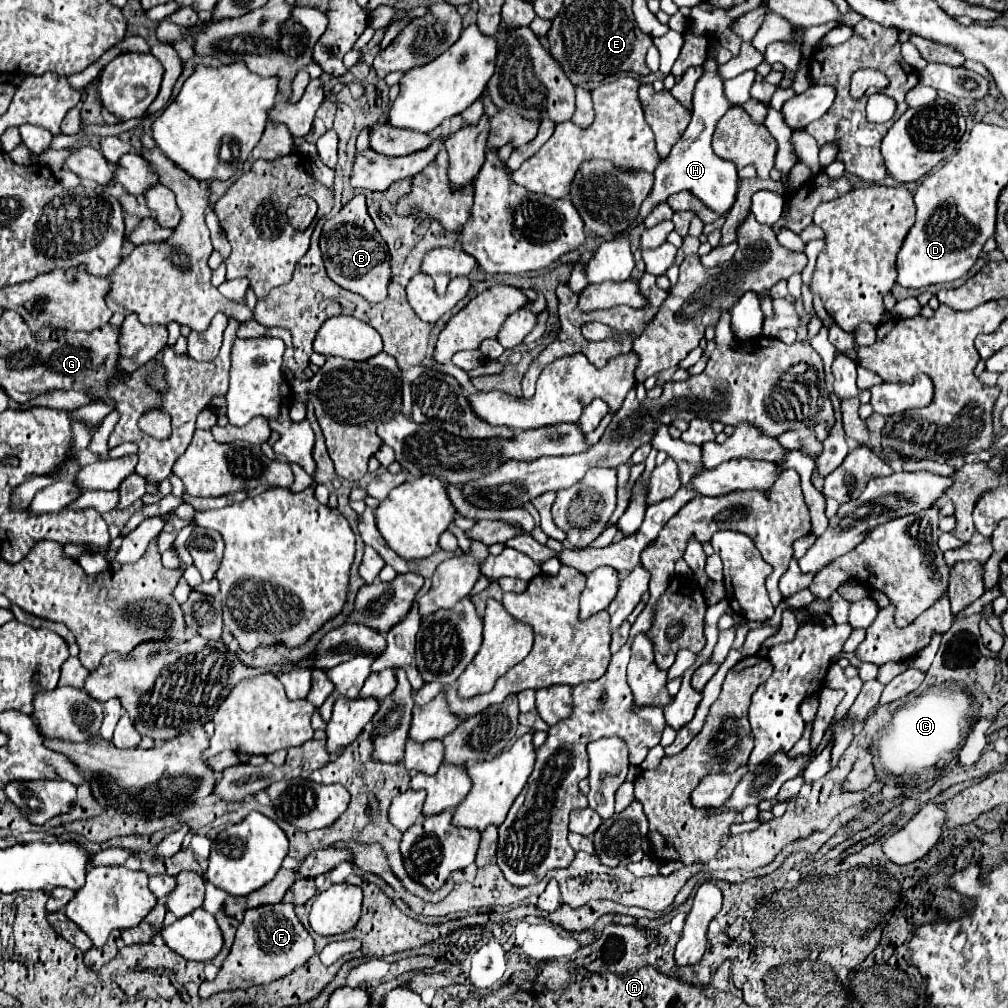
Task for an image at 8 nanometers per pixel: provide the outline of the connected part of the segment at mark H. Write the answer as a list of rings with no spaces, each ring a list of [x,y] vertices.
[[[712,39],[712,45],[708,47],[708,57],[702,65],[704,73],[696,83],[694,89],[694,99],[692,99],[692,121],[688,125],[688,129],[684,131],[684,135],[680,137],[680,141],[672,147],[672,153],[668,155],[668,159],[664,159],[658,167],[656,167],[656,183],[652,187],[652,193],[646,197],[644,205],[640,207],[640,217],[636,219],[634,225],[642,223],[646,219],[646,215],[662,201],[666,201],[670,195],[680,193],[680,191],[690,191],[694,193],[706,207],[710,207],[712,211],[716,211],[718,215],[726,215],[732,205],[736,203],[736,195],[740,189],[740,179],[738,179],[738,169],[734,163],[720,159],[712,147],[712,133],[716,123],[722,119],[722,115],[732,107],[732,103],[724,97],[722,93],[722,77],[720,77],[720,63],[716,61],[718,49],[720,49],[720,41]]]

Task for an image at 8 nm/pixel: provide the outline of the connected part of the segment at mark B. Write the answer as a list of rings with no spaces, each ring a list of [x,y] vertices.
[[[356,195],[338,215],[326,219],[320,235],[320,249],[328,277],[334,283],[362,295],[370,303],[384,301],[390,283],[390,253],[368,215],[364,195]]]

